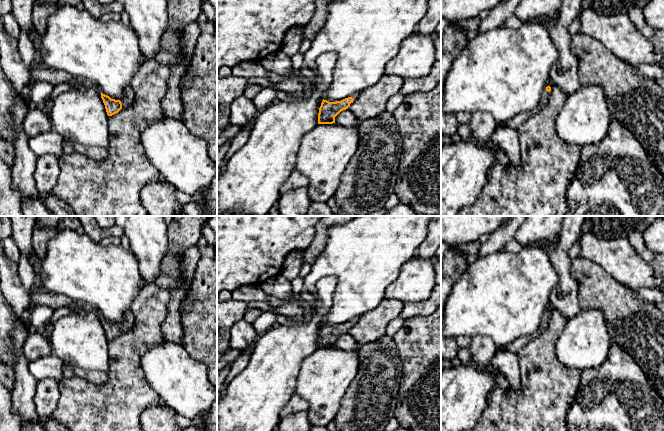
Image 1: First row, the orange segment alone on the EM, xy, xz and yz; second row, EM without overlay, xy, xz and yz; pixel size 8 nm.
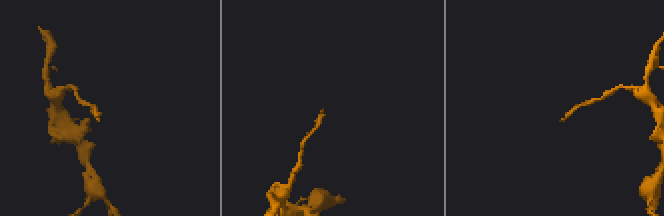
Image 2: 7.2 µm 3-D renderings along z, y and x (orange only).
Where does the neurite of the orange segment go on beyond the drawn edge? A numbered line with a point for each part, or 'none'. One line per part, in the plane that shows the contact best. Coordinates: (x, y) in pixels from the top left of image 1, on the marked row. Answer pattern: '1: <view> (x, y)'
1: yz (545, 96)

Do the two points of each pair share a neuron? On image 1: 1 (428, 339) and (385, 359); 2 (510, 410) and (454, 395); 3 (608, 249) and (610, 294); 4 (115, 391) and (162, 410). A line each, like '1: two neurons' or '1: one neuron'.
1: two neurons
2: two neurons
3: two neurons
4: two neurons

